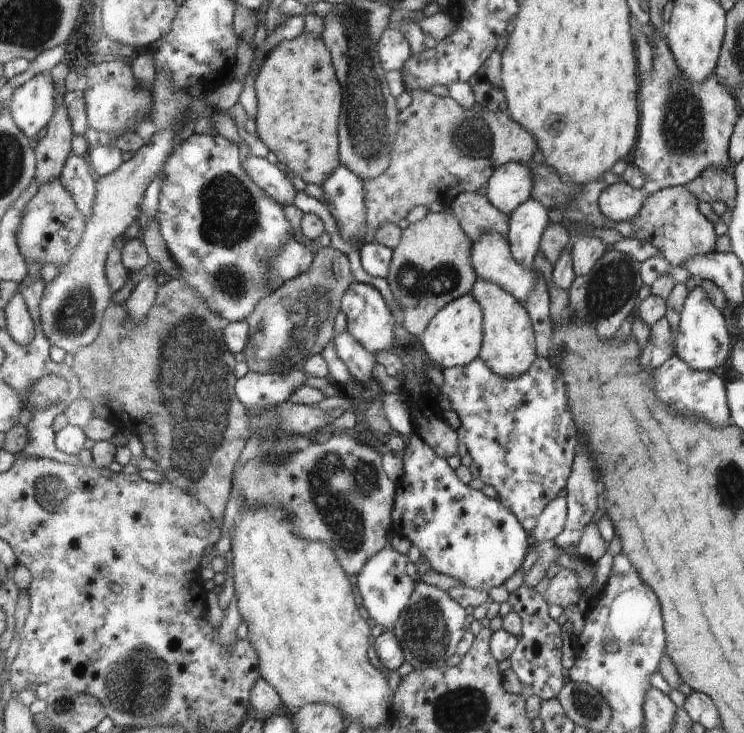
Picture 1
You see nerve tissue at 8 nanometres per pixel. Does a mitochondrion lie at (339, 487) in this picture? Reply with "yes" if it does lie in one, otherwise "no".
yes

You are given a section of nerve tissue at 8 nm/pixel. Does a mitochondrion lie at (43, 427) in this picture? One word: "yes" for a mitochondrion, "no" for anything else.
no

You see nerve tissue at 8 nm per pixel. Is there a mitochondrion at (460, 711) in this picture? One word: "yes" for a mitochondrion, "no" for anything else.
yes

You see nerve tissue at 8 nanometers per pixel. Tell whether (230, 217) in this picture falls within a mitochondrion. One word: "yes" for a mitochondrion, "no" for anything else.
yes

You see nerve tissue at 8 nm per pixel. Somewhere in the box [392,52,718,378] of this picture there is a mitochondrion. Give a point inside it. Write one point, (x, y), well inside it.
(684, 125)

